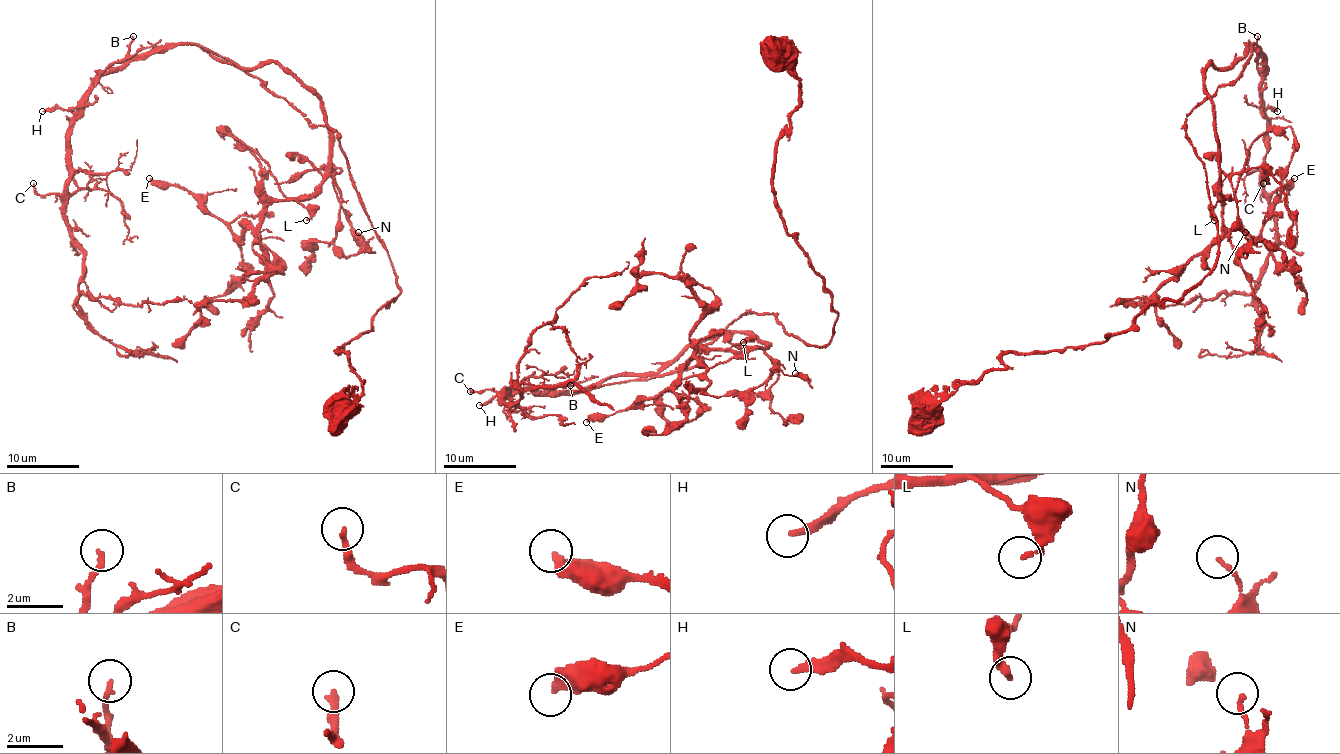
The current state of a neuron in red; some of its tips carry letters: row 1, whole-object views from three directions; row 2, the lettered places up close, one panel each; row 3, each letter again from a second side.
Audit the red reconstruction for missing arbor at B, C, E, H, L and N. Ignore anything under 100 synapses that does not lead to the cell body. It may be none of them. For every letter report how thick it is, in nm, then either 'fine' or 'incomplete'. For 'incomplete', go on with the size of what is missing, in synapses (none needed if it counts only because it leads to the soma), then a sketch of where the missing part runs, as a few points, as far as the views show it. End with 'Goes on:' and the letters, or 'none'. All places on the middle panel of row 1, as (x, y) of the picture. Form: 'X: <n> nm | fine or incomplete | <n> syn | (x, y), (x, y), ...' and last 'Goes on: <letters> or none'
B: 170 nm | fine
C: 240 nm | fine
E: 380 nm | fine
H: 280 nm | fine
L: 200 nm | fine
N: 160 nm | fine
Goes on: none

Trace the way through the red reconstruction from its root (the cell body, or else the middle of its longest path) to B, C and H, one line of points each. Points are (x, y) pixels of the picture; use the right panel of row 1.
B: (927, 407), (1008, 352), (1107, 341), (1212, 269), (1217, 225), (1185, 120), (1254, 43), (1263, 58), (1257, 36)
C: (927, 407), (1008, 352), (1107, 341), (1212, 269), (1217, 225), (1185, 120), (1254, 43), (1263, 183)
H: (927, 407), (1008, 352), (1107, 341), (1181, 300), (1217, 254), (1185, 120), (1254, 43), (1261, 107), (1277, 111)

